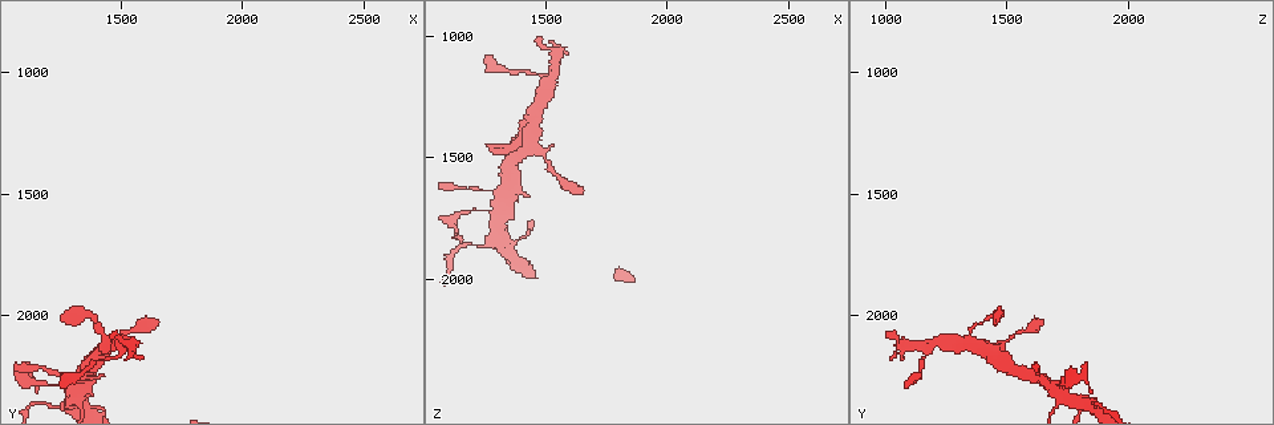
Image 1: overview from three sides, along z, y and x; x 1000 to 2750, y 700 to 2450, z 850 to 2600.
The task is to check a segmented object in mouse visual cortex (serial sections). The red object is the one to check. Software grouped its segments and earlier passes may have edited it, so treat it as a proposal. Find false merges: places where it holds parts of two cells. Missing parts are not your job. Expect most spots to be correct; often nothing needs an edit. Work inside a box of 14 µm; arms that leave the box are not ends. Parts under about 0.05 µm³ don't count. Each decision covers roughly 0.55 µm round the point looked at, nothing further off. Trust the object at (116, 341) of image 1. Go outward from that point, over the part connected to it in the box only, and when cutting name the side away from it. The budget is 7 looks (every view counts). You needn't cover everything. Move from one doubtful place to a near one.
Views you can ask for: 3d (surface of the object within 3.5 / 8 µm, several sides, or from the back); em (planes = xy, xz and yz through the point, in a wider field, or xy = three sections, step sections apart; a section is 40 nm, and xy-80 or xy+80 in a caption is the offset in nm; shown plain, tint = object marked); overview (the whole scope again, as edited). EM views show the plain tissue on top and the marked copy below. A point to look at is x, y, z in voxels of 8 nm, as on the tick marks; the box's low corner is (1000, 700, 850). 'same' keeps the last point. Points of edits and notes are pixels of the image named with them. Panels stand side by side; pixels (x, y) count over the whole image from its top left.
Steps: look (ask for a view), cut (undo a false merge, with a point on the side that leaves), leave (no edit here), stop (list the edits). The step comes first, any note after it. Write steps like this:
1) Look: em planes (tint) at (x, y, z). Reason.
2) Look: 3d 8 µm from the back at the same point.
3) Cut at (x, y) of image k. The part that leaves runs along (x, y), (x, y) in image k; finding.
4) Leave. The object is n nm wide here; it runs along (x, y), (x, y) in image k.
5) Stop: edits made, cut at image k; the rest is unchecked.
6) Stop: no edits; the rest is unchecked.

Look: 3d 3.5 µm at (1230, 2250, 1640). Thick turns thin.

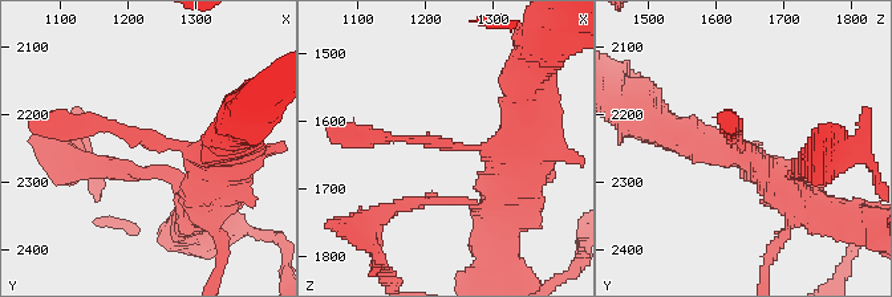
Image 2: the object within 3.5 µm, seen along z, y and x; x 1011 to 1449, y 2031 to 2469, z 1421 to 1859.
Look: em planes (tint) at (1235, 2235, 1640). Now the EM.

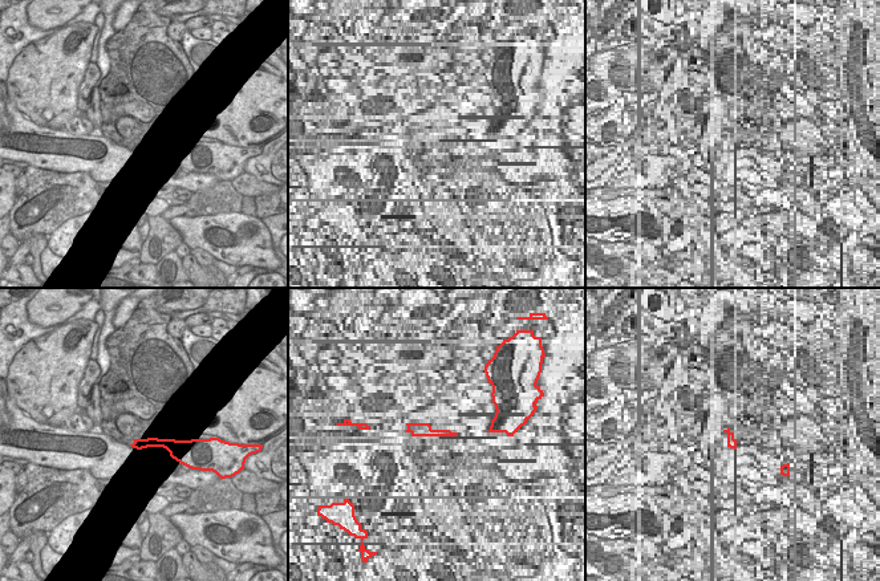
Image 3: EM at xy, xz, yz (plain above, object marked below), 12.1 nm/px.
Leave. It runs along (226, 149), (68, 125) in image 2; continuous, no second cell.

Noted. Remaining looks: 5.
Look: 3d 8 µm at (1340, 2240, 1150).

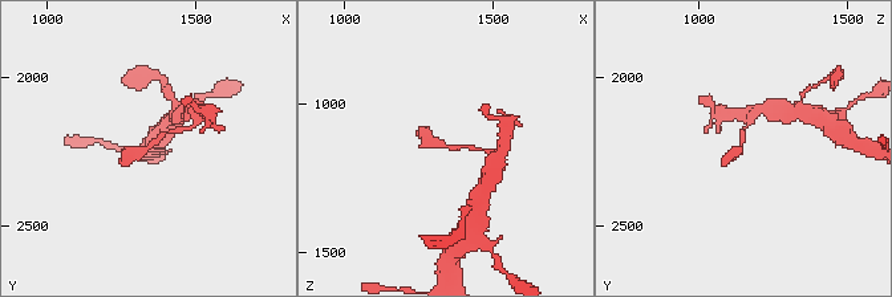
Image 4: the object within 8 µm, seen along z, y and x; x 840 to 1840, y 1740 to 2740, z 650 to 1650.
Look: em planes (tint) at (1350, 2230, 1140). The arms are 150, 300 nm wide.

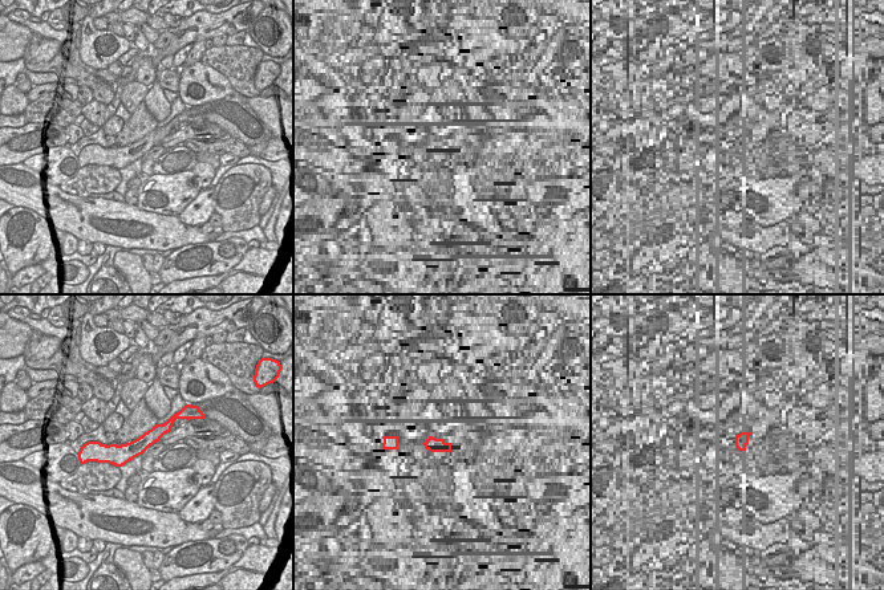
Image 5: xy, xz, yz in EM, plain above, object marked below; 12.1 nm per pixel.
Leave. The object is 200 nm wide here; it runs along (183, 127), (128, 153), (128, 163) in image 4; all the same cell.

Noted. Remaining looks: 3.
Look: 3d 8 µm at (1500, 2110, 1480). Thick turns thin.

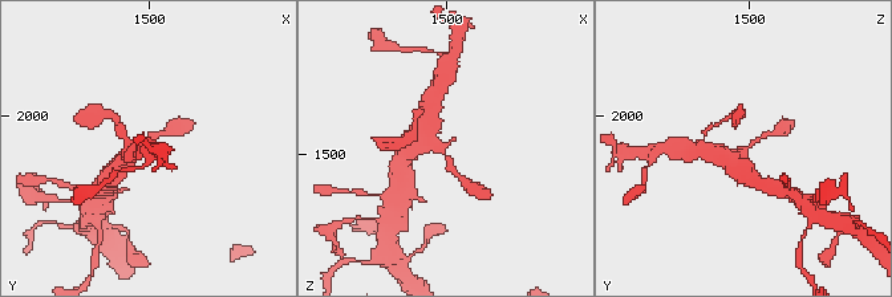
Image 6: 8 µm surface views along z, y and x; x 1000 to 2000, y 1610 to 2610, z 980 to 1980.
Look: 3d 3.5 µm at (1490, 2120, 1490).

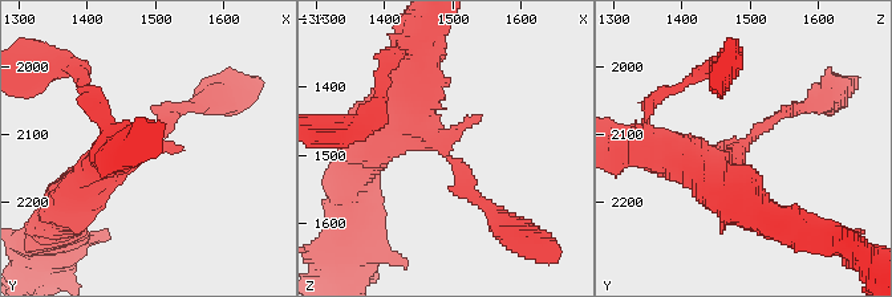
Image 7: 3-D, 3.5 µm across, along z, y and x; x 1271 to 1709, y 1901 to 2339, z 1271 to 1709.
Look: em xy step 5 (tint) at (1490, 2115, 1490).

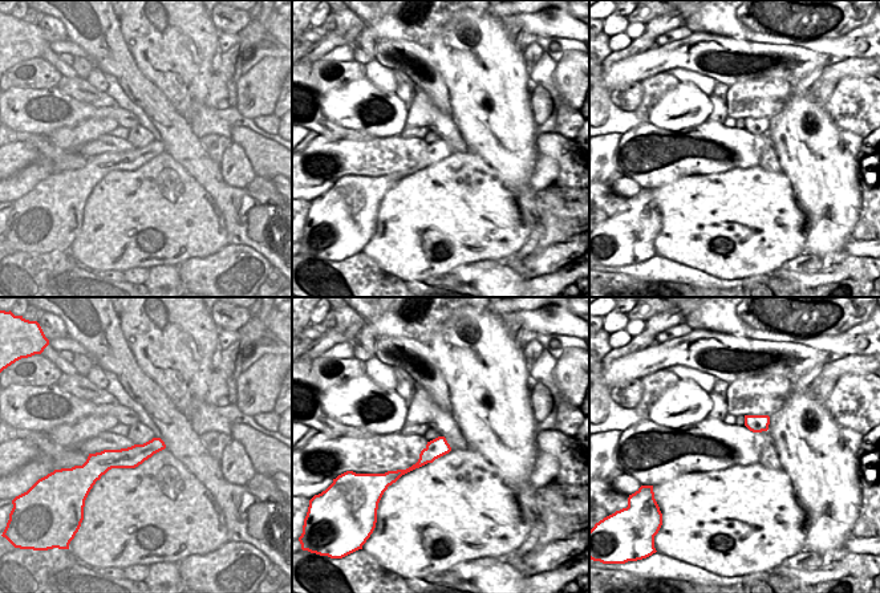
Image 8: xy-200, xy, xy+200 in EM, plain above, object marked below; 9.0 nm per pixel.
Leave. It runs along (161, 445), (130, 458), (92, 458) in image 8; one cell here.

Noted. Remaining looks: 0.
Stop: no edits; the rest is unchecked.

